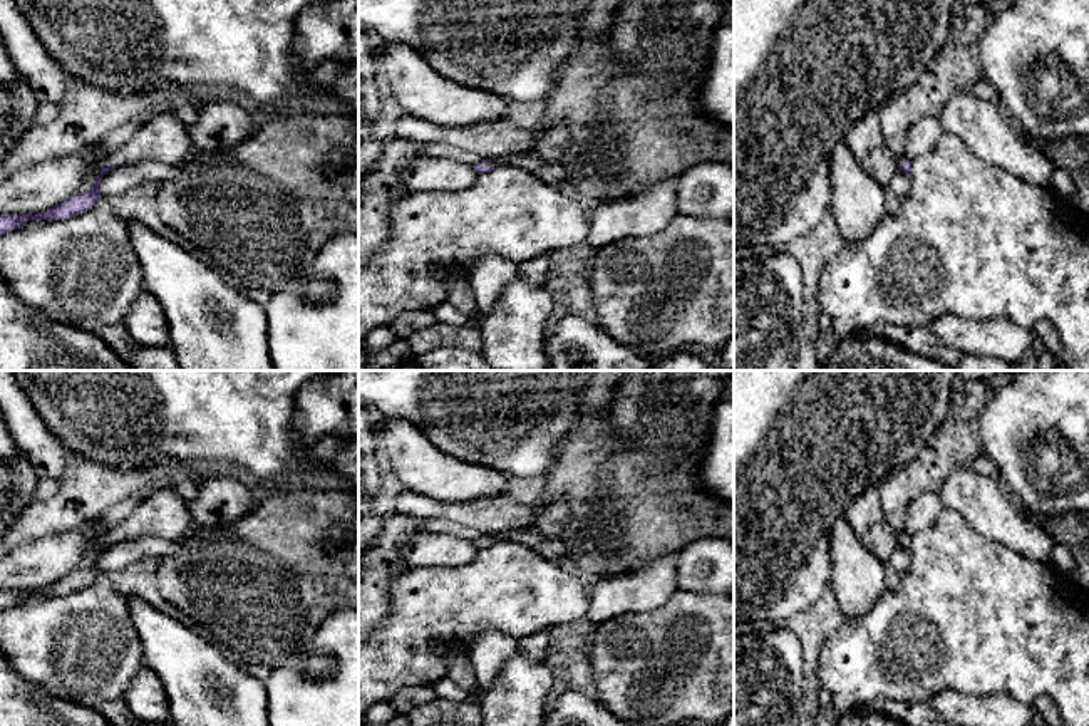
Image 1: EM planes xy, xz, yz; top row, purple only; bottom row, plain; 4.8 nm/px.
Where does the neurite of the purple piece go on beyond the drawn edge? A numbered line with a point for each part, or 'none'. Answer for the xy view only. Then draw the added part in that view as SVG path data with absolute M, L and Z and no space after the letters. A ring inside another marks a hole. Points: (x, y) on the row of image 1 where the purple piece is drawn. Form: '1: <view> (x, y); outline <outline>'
1: xy (163, 138); outline M173 112L147 119L126 146L107 154L106 168L132 164L137 161L156 161L181 164L191 153L194 143L186 127Z

